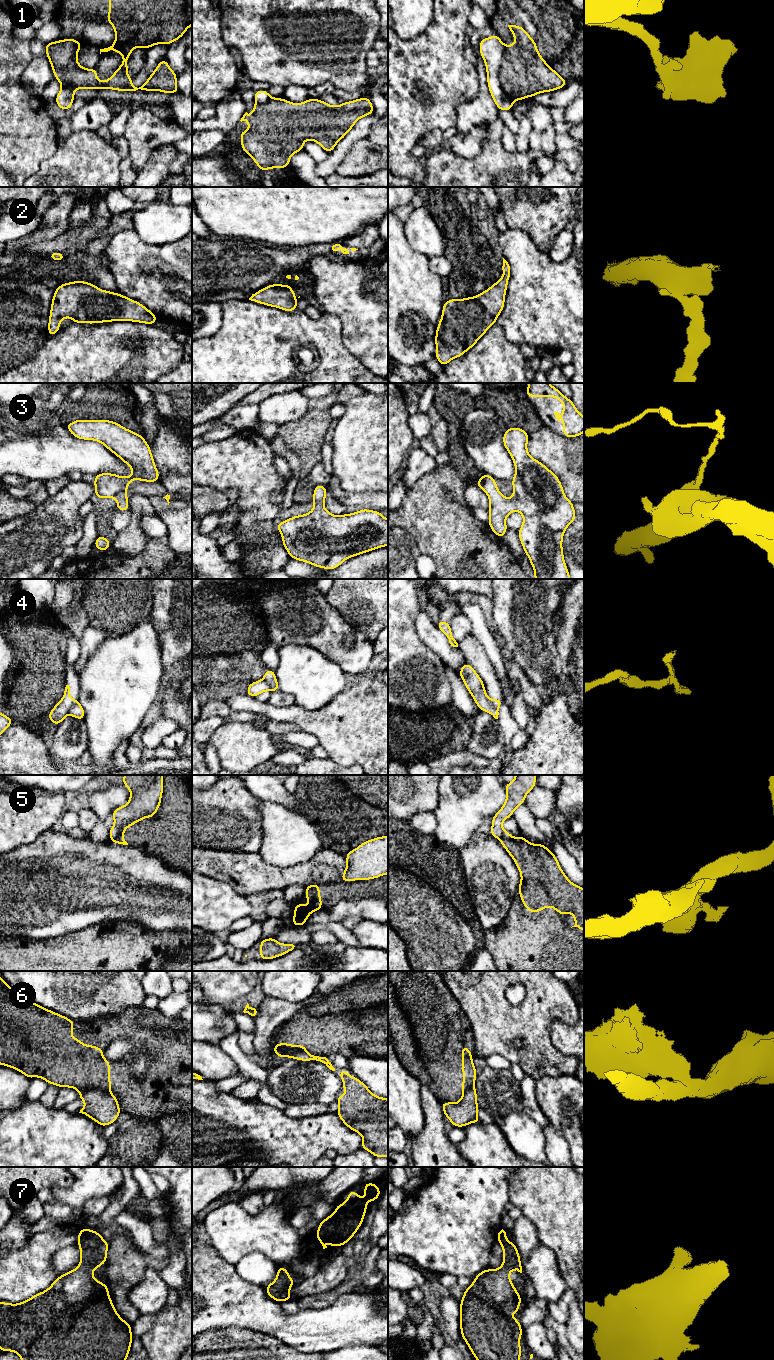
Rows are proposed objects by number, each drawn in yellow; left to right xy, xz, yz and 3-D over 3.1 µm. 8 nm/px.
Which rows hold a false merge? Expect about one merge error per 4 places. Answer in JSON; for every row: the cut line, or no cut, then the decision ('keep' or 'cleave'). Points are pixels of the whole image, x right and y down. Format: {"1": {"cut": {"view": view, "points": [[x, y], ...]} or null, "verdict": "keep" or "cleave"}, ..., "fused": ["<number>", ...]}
{"1": {"cut": {"view": "yz", "points": [[504, 46], [499, 82], [503, 91], [513, 101]]}, "verdict": "cleave"}, "2": {"cut": null, "verdict": "keep"}, "3": {"cut": null, "verdict": "keep"}, "4": {"cut": {"view": "xy", "points": [[78, 701], [72, 705], [67, 713]]}, "verdict": "cleave"}, "5": {"cut": {"view": "xz", "points": [[316, 885], [313, 888], [312, 895], [306, 897]]}, "verdict": "cleave"}, "6": {"cut": {"view": "xz", "points": [[305, 1051], [283, 1049], [281, 1054]]}, "verdict": "cleave"}, "7": {"cut": null, "verdict": "keep"}, "fused": ["1", "4", "5", "6"]}

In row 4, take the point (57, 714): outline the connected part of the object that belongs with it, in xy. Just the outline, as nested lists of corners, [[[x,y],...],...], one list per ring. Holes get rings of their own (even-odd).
[[[66,685],[62,699],[51,709],[48,715],[48,720],[56,724],[58,727],[64,718],[68,715],[72,705],[76,702],[79,702],[79,700],[70,698],[70,686]]]

